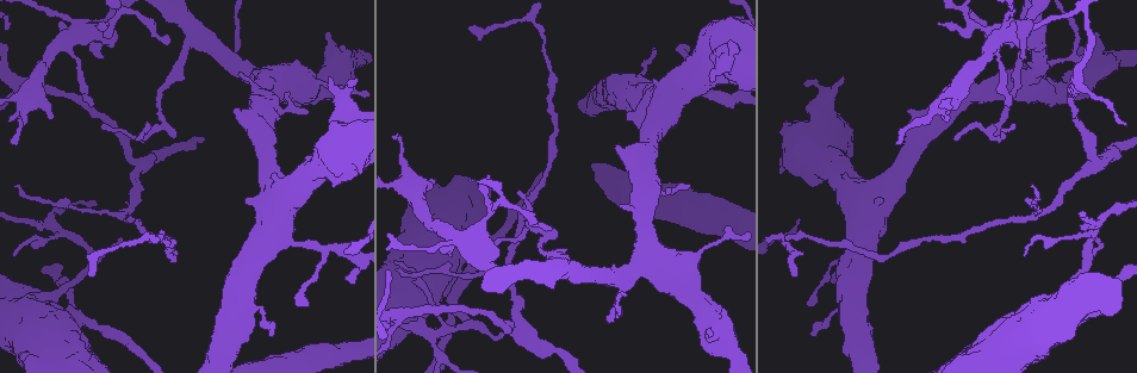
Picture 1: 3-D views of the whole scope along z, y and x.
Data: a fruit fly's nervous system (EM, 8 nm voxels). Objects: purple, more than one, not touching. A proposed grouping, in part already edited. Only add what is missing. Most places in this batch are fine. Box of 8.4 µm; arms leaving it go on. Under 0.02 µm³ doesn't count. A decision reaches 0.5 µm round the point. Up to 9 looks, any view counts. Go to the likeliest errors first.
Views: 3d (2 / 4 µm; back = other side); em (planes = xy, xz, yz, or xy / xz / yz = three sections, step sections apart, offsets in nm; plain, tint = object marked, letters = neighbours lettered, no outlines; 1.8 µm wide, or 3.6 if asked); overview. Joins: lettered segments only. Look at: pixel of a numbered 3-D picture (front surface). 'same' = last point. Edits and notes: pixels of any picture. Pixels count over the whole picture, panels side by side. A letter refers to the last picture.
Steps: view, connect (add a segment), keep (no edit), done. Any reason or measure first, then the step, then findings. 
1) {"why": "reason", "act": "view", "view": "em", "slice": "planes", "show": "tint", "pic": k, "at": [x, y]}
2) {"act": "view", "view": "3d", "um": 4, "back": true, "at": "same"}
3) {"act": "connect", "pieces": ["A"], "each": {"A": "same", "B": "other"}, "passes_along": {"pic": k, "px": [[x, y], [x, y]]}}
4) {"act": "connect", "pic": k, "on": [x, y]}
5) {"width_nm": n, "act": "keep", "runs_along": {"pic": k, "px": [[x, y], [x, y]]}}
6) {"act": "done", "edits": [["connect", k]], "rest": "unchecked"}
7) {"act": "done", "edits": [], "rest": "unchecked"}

{"why": "looks like a crossing", "act": "view", "view": "em", "slice": "xz", "step": 8, "show": "letters", "pic": 1, "at": [1004, 34]}

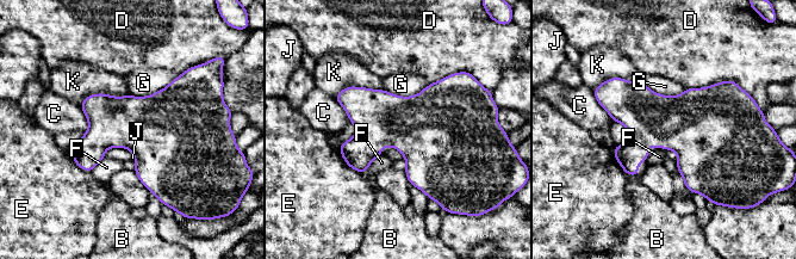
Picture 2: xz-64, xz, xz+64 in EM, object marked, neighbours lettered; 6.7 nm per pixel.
{"act": "view", "view": "em", "slice": "planes", "show": "letters", "at": "same"}

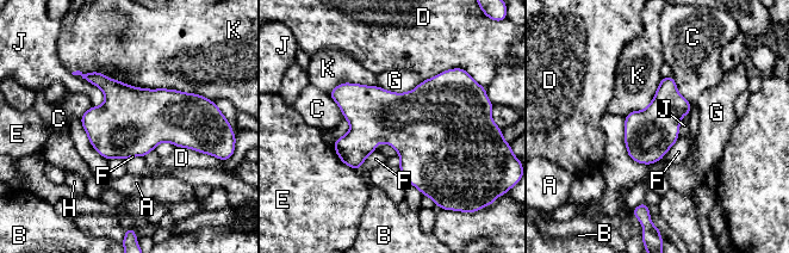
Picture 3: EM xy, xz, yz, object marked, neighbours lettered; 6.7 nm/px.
{"width_nm": 340, "act": "keep", "each": {"A": "other", "B": "other", "C": "other", "D": "other", "E": "other", "F": "other", "G": "other", "H": "other", "J": "other", "K": "other"}, "border": {"pic": 3, "px": [[82, 78], [103, 92], [100, 106]]}, "found": "no lettered segment goes on from it"}

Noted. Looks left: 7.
{"why": "thick turns thin", "act": "view", "view": "3d", "um": 4, "pic": 1, "at": [437, 294]}

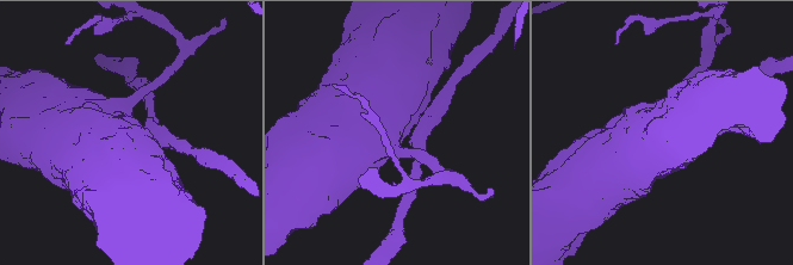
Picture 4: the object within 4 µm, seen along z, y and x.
{"why": "need the tissue", "act": "view", "view": "em", "um": 3.6, "slice": "planes", "show": "letters", "pic": 4, "at": [398, 132]}

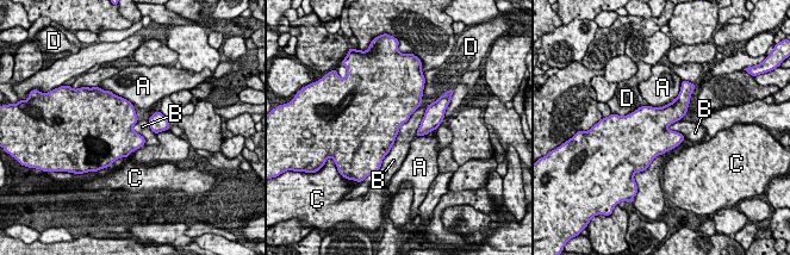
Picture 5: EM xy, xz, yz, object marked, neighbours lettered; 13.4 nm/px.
{"longest_contact_nm": ["B", 1000], "act": "keep", "each": {"A": "other", "B": "other", "C": "other", "D": "other"}, "border": {"pic": 5, "px": [[422, 104], [400, 126], [380, 166]]}, "found": "none of them fits"}

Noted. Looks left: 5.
{"why": "free end", "act": "view", "view": "3d", "um": 2, "pic": 1, "at": [668, 188]}

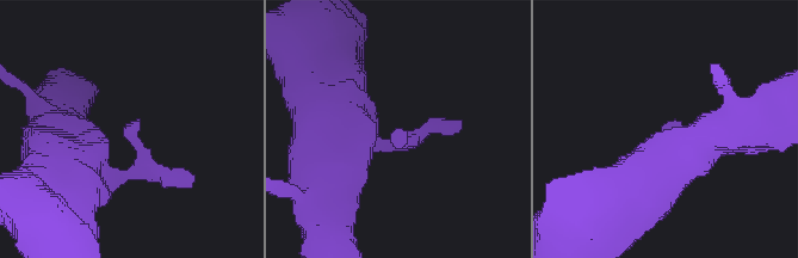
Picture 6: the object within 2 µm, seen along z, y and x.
{"why": "now the EM", "act": "view", "view": "em", "slice": "planes", "show": "letters", "pic": 6, "at": [407, 135]}

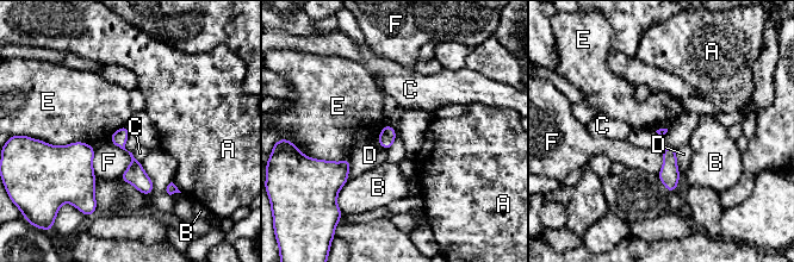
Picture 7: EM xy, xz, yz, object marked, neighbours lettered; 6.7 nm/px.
{"act": "keep", "each": {"A": "other", "B": "other", "C": "other", "D": "other", "E": "other", "F": "other"}, "found": "no lettered segment goes on from it"}

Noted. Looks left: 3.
{"act": "view", "view": "em", "slice": "planes", "show": "letters", "pic": 1, "at": [432, 334]}

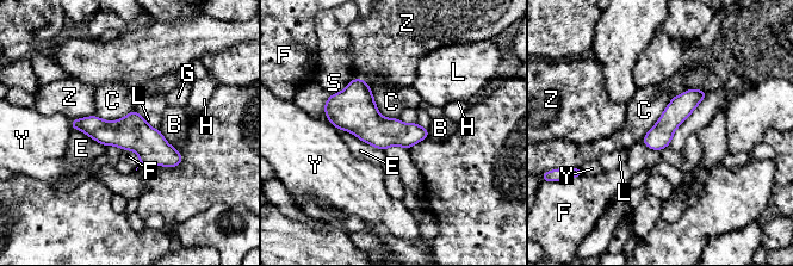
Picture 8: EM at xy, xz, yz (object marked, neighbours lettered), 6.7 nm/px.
{"width_nm": 160, "act": "keep", "each": {"B": "other", "C": "other", "E": "other", "F": "other", "G": "other", "H": "other", "L": "other", "S": "other", "Y": "other", "Z": "other"}, "found": "no lettered segment goes on from it"}

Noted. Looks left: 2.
{"act": "done", "edits": [], "rest": "unchecked"}

